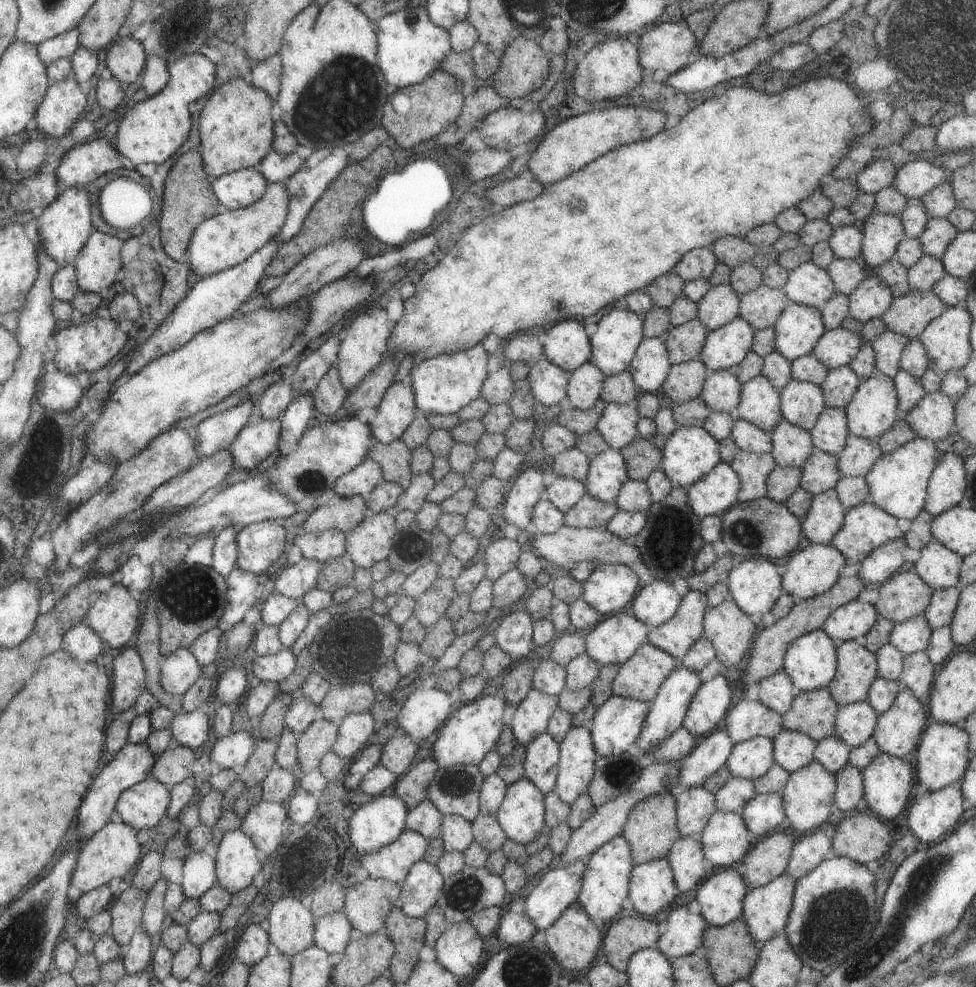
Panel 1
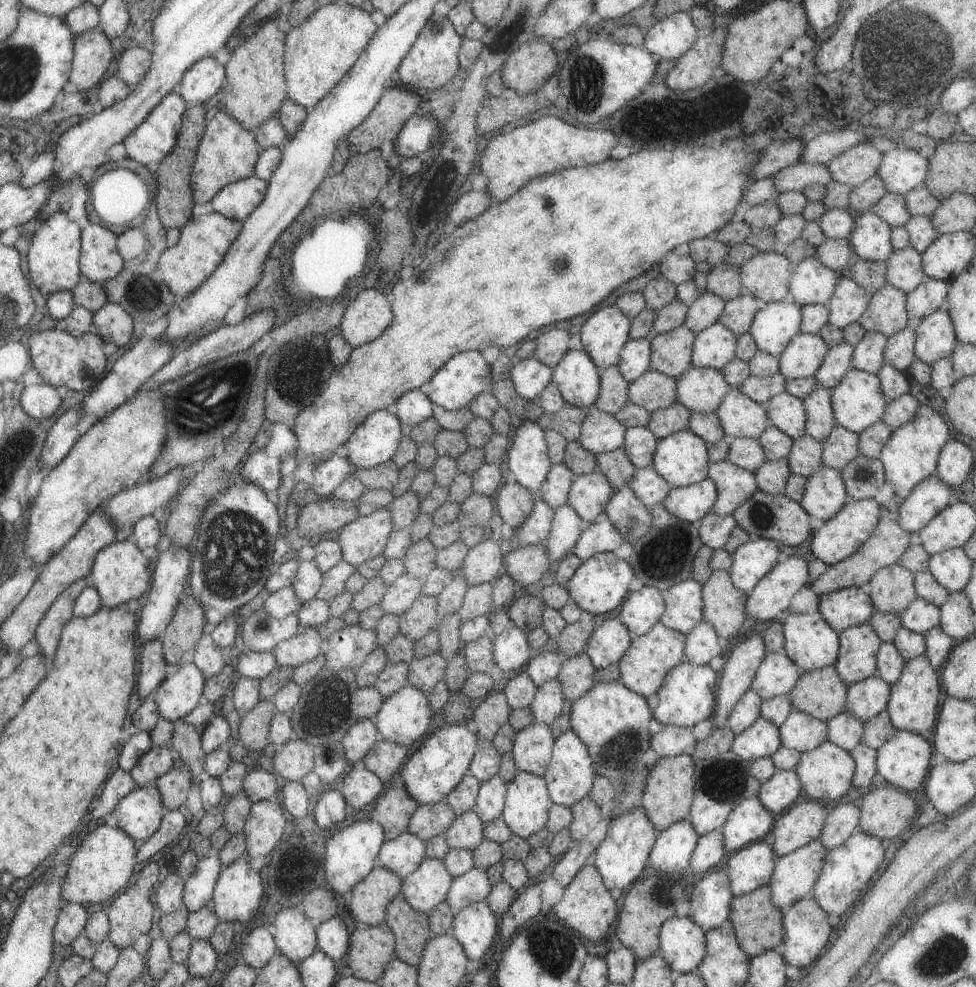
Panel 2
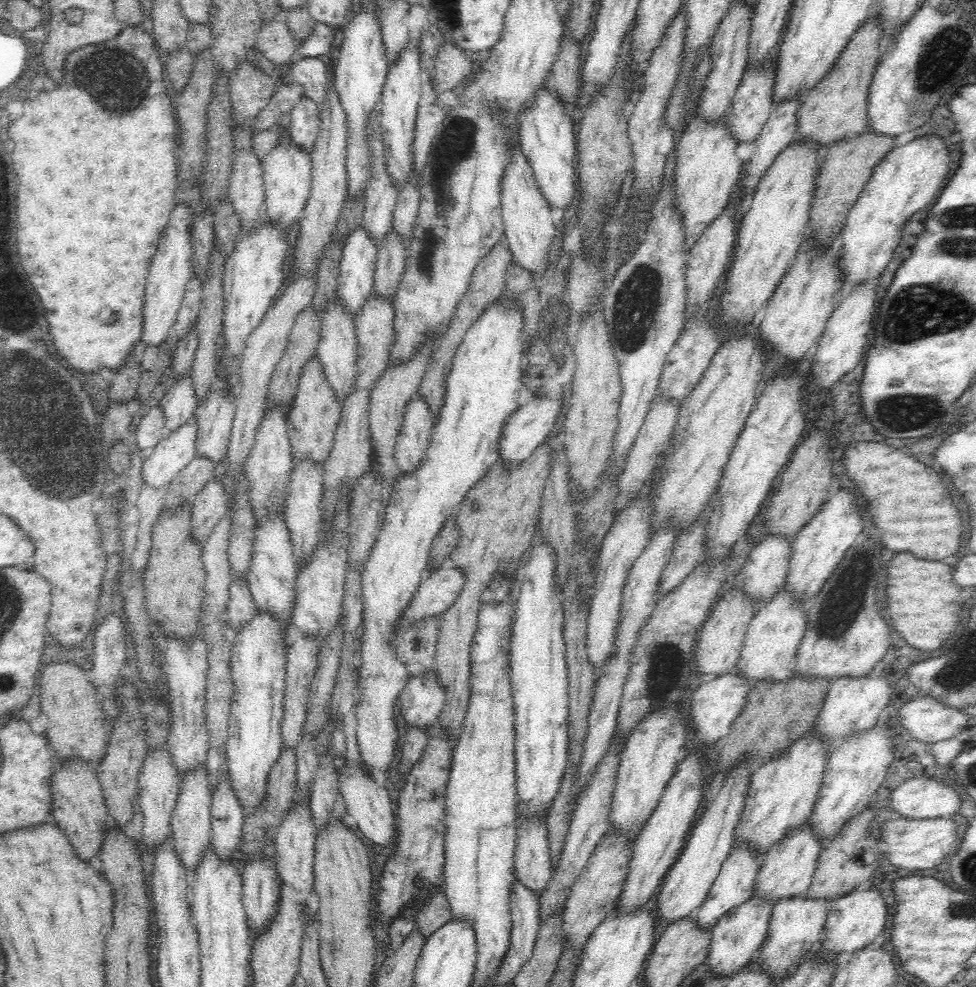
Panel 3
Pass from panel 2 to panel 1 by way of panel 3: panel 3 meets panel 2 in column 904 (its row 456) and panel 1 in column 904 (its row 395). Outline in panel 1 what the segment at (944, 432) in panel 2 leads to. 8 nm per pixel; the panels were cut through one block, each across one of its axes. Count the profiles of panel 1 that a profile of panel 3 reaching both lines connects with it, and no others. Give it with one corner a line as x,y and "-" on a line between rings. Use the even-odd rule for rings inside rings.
916,437
891,450
891,453
882,454
864,477
868,488
867,500
897,521
903,524
909,522
924,509
926,486
941,453
942,450
937,443

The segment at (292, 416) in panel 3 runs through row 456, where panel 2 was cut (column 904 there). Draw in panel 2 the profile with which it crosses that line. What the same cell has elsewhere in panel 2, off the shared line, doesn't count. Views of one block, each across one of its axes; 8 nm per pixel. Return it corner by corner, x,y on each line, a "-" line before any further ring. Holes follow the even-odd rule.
885,284
869,297
866,310
856,322
864,332
872,331
889,337
906,327
905,300
905,293

